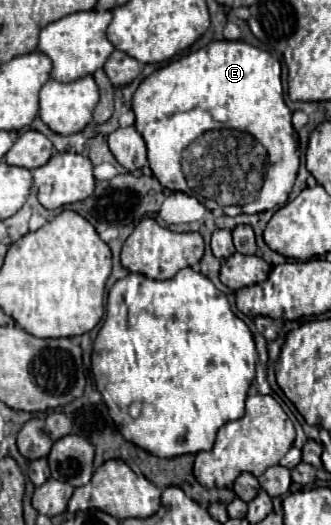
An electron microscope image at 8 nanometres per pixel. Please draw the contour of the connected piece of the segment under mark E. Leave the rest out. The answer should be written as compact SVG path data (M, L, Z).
M211 41L209 45L201 47L195 53L187 53L165 67L157 69L151 73L147 79L143 79L133 95L133 113L135 113L135 129L141 133L147 145L147 159L153 175L159 179L159 183L169 189L169 191L181 191L181 193L191 193L195 195L205 207L207 205L217 205L225 215L253 215L261 213L273 207L283 207L289 191L293 189L297 169L299 169L299 149L295 141L295 129L291 125L291 111L283 101L283 85L281 85L281 65L275 57L271 57L267 51L261 51L245 41Z

